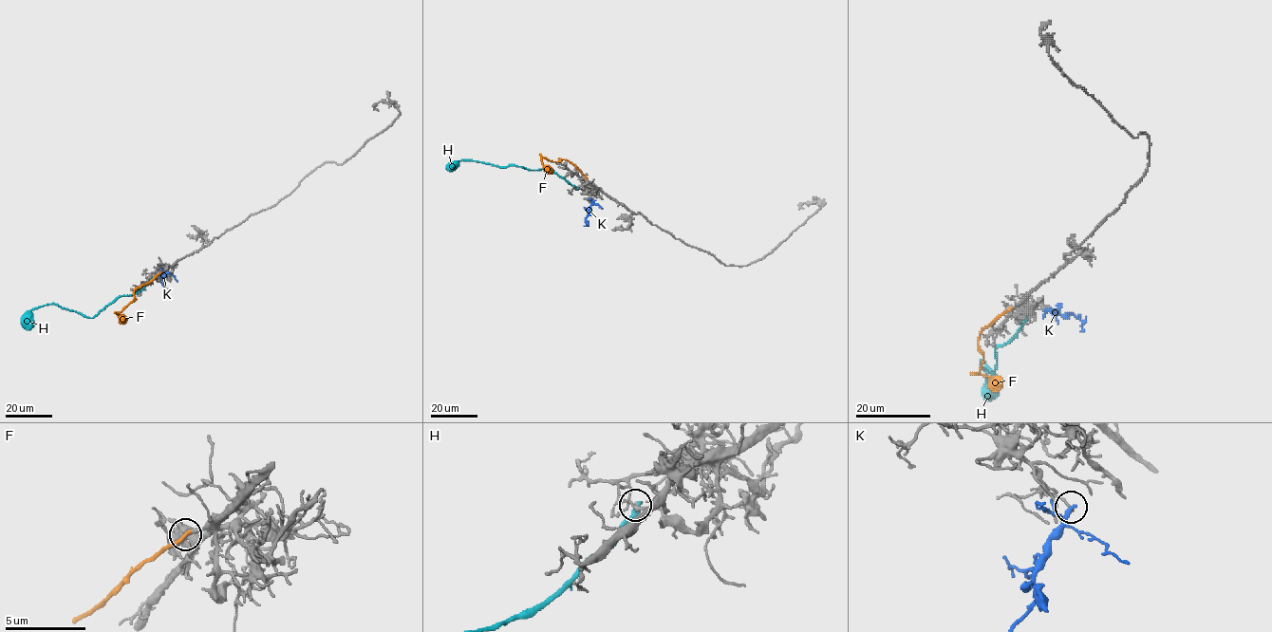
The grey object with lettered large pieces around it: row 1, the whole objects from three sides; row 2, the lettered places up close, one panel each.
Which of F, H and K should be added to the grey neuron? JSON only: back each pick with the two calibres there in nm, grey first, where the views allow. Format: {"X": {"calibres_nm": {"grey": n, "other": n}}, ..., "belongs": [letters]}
{"F": {"calibres_nm": {"grey": 380, "other": 280}}, "belongs": ["F"]}

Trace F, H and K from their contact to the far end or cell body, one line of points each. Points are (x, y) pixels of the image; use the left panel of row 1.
F: (161, 271), (134, 290), (133, 301), (116, 313), (125, 323)
H: (152, 277), (140, 290), (118, 296), (92, 317), (47, 304), (31, 310), (31, 319), (24, 328)
K: (169, 273), (159, 276), (163, 286)

